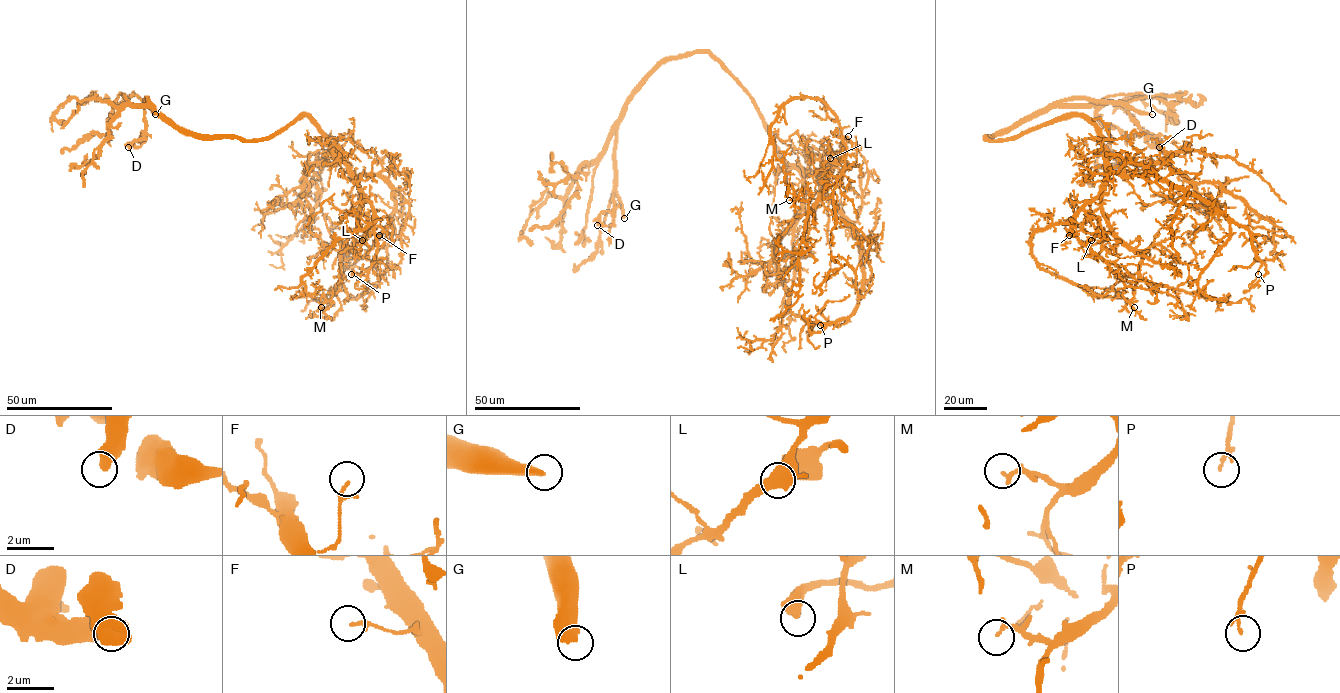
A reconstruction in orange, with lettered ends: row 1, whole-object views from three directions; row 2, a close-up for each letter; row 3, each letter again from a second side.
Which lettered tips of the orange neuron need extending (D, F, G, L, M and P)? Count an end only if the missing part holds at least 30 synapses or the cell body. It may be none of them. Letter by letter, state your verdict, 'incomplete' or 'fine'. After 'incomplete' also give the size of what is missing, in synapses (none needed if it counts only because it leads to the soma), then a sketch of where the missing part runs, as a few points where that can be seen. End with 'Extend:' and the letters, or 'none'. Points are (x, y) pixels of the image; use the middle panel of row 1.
D: fine
F: fine
G: incomplete; about 350 synapses
L: fine
M: fine
P: fine
Extend: G

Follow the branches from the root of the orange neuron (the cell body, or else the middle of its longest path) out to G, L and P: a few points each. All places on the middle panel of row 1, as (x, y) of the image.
G: (763, 116), (745, 89), (708, 53), (665, 59), (627, 104), (618, 124), (616, 193), (624, 218)
L: (763, 116), (773, 146), (787, 163), (821, 172), (841, 150), (852, 165), (847, 169), (830, 158)
P: (763, 116), (777, 153), (818, 179), (858, 240), (863, 290), (857, 309), (823, 329), (820, 325)

